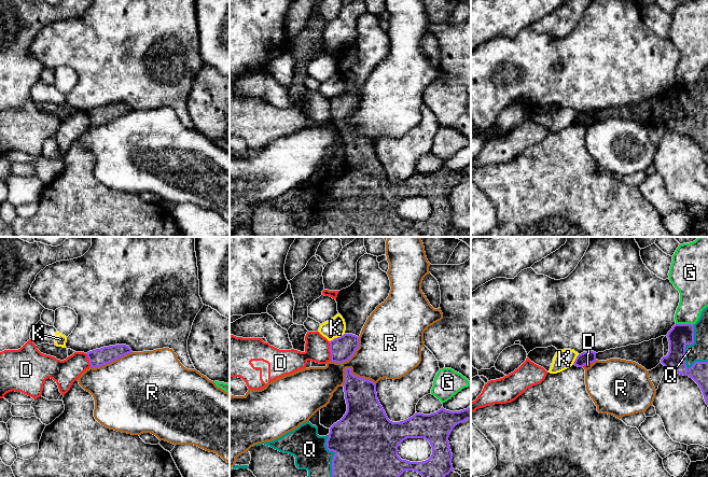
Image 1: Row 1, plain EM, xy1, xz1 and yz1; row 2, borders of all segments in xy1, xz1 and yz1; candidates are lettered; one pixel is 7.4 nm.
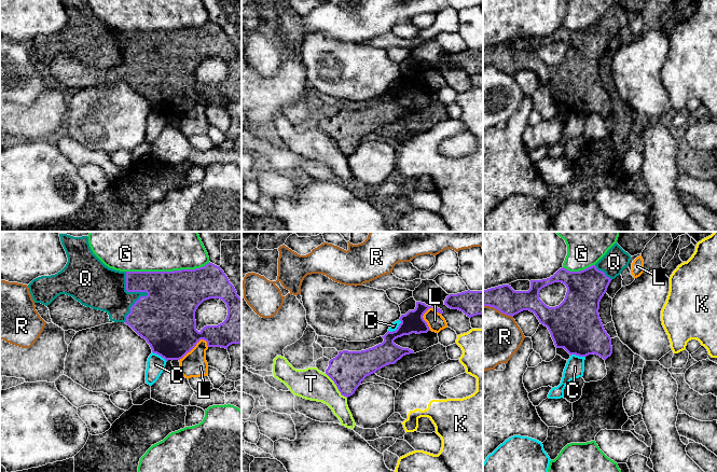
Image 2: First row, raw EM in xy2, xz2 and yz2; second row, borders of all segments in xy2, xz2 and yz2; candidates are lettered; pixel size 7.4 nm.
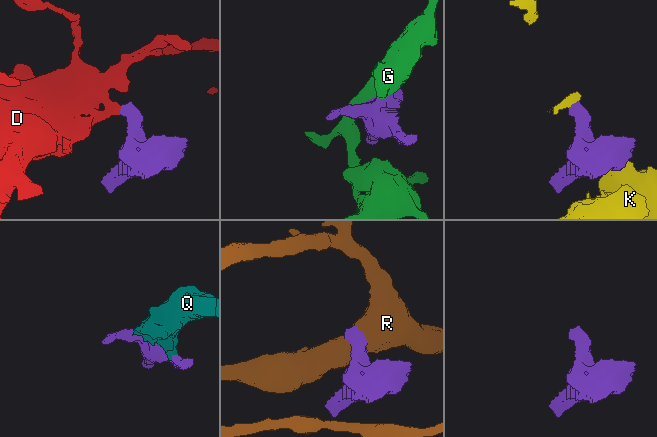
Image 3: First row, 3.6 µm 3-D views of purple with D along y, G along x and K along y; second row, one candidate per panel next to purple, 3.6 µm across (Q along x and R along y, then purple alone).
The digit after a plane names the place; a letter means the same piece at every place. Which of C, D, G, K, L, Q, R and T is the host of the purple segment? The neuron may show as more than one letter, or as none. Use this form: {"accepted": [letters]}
{"accepted": ["Q"]}

